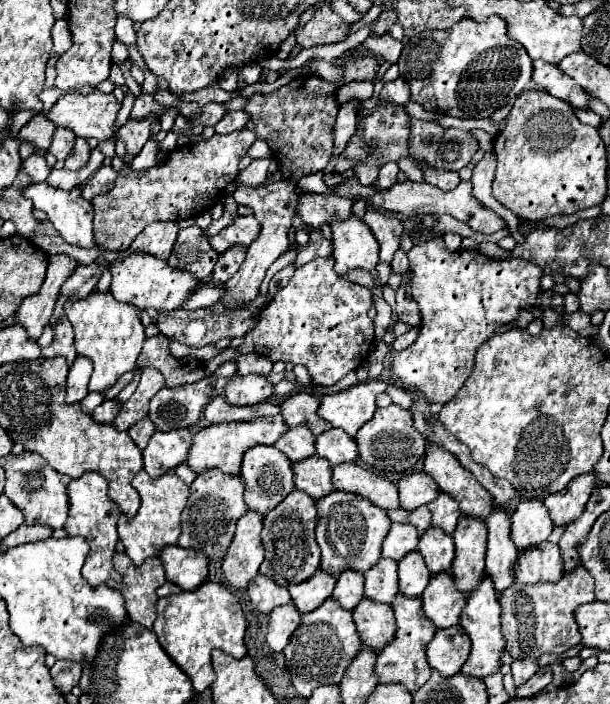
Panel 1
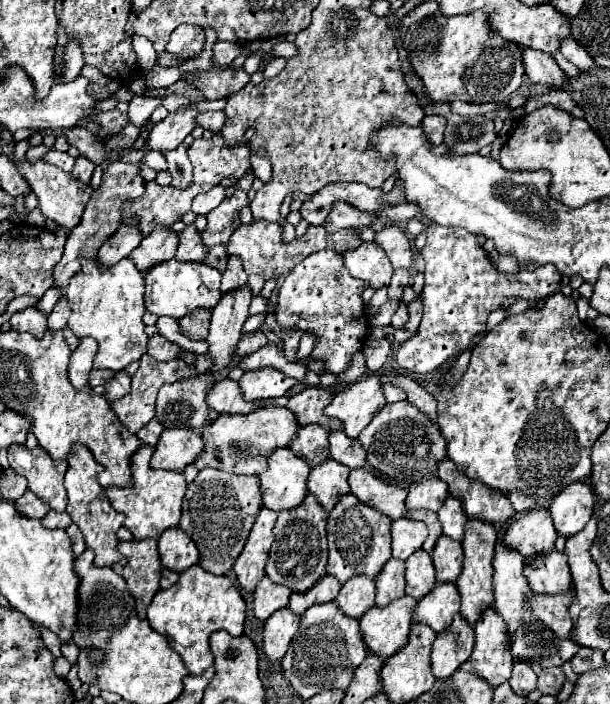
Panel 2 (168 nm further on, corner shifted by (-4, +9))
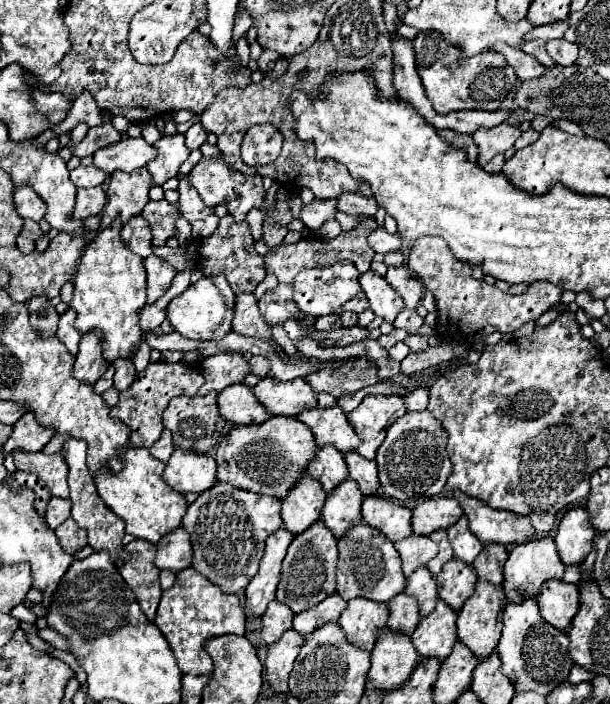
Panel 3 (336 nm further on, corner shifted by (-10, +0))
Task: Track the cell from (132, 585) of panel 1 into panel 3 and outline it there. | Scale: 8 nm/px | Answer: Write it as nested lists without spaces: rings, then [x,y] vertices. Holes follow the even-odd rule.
[[[133,540],[125,546],[125,552],[129,554],[129,560],[117,562],[117,570],[127,586],[135,592],[145,616],[153,620],[163,592],[159,582],[159,568],[153,564],[157,546],[147,540]]]

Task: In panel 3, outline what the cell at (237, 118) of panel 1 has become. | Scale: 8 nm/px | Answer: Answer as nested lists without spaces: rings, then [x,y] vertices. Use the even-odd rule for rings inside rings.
[[[195,122],[195,124],[189,126],[189,130],[185,132],[185,144],[189,146],[189,150],[199,148],[205,140],[207,140],[207,130],[203,128],[201,122]]]

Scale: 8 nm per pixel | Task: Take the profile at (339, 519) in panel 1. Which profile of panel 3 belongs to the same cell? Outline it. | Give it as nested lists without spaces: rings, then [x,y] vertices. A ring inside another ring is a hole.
[[[367,522],[355,524],[343,538],[339,538],[339,562],[337,562],[337,594],[343,600],[357,596],[389,602],[395,594],[403,592],[405,576],[401,572],[399,554],[391,540],[381,530],[367,526]]]

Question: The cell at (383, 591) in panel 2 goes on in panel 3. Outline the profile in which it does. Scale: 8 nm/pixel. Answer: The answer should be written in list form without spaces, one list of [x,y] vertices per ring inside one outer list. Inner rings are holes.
[[[399,592],[387,606],[389,606],[389,622],[387,622],[389,628],[405,634],[413,634],[419,622],[419,610],[415,598],[411,598],[405,592]]]

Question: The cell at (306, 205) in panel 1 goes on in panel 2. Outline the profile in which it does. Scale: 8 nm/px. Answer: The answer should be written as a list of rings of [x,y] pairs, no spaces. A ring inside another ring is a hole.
[[[337,205],[337,209],[333,209],[333,213],[329,213],[329,217],[323,221],[323,227],[329,233],[341,231],[341,229],[363,229],[363,227],[369,227],[375,219],[377,215],[373,213],[349,209],[349,205]]]

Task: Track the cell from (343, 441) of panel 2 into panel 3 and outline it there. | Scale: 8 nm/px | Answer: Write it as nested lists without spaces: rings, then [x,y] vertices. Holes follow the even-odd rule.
[[[347,452],[343,454],[343,458],[349,468],[349,478],[353,478],[359,484],[359,490],[363,492],[363,496],[375,494],[379,488],[377,464],[373,460],[365,460],[357,452]]]

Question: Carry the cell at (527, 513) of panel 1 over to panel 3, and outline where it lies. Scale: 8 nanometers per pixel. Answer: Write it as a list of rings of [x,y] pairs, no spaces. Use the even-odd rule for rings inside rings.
[[[541,536],[541,538],[529,540],[529,542],[517,544],[509,552],[509,558],[505,562],[505,582],[503,582],[503,588],[505,588],[507,600],[521,602],[523,598],[535,598],[541,592],[539,588],[541,588],[541,584],[545,580],[563,578],[563,568],[565,566],[563,566],[563,562],[559,558],[555,540],[551,536]]]

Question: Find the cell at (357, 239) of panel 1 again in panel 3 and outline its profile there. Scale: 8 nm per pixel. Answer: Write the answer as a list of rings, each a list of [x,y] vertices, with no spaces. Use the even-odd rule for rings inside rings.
[[[367,270],[359,276],[359,284],[371,304],[371,310],[387,322],[393,322],[395,316],[403,310],[403,298],[393,290],[383,276],[373,270]]]

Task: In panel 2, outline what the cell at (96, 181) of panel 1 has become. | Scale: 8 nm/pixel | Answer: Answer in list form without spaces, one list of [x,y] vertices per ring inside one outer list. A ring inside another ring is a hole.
[[[113,161],[109,167],[103,171],[103,181],[97,191],[93,191],[85,213],[81,217],[81,225],[77,225],[67,243],[65,243],[65,253],[63,259],[57,263],[55,269],[55,285],[65,287],[69,279],[81,271],[81,259],[83,257],[95,257],[97,249],[121,227],[121,207],[125,201],[135,201],[141,197],[145,191],[145,179],[141,177],[141,169],[137,163],[125,163],[125,161]]]

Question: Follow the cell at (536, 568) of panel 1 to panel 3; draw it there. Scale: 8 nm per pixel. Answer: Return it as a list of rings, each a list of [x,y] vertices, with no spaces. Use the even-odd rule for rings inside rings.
[[[551,580],[543,584],[537,598],[543,620],[555,628],[567,628],[579,610],[579,588],[563,580]]]

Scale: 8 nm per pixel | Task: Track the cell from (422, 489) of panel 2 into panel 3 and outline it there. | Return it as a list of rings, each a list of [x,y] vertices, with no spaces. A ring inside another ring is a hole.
[[[435,496],[429,500],[419,502],[413,508],[411,526],[415,534],[431,534],[439,528],[449,528],[461,518],[463,510],[459,502],[451,496]]]

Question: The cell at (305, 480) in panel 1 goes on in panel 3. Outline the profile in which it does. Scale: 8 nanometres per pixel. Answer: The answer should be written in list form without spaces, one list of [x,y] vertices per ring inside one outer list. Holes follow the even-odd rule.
[[[351,478],[347,482],[341,482],[327,496],[321,516],[325,526],[331,528],[331,532],[335,534],[335,538],[341,538],[353,524],[361,520],[361,502],[363,494],[359,494],[359,486],[355,486]]]

